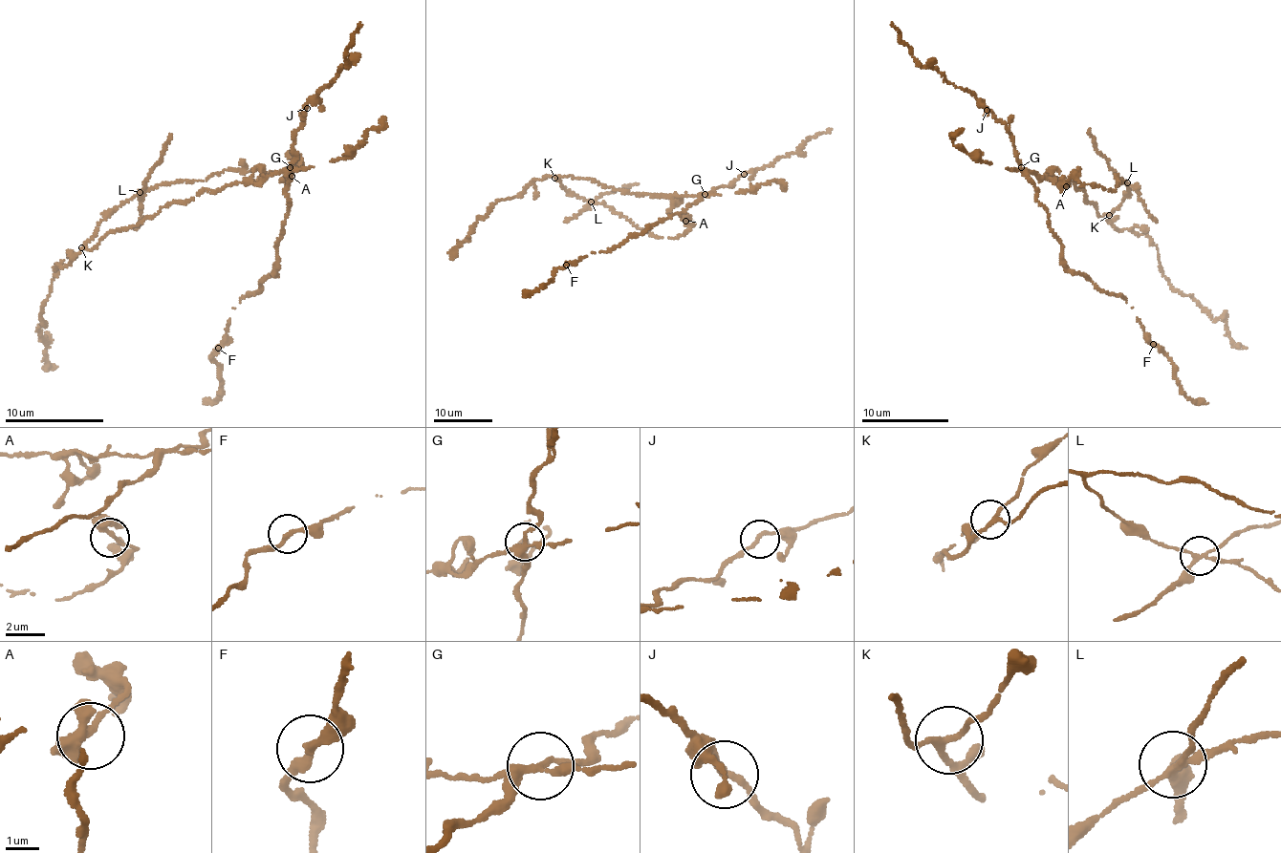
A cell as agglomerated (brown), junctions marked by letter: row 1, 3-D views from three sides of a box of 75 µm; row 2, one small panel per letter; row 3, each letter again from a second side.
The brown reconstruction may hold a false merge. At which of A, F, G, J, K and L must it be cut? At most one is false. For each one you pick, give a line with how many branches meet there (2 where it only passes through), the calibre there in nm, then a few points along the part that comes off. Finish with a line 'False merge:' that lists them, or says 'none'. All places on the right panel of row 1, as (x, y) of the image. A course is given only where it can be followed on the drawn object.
L: Branches: 4. Thickness 180 nm. Course of the part to remove: (1126, 183), (1109, 166), (1089, 129)
False merge: L

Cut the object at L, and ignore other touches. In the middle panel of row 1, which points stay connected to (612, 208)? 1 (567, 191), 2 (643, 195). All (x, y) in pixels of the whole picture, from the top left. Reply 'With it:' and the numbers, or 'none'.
With it: 1, 2

